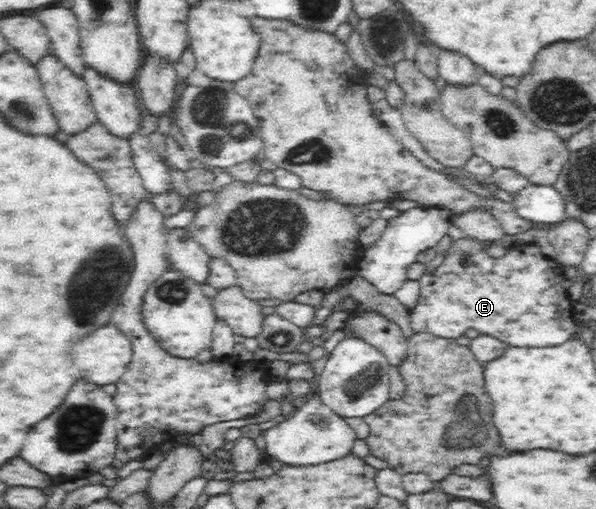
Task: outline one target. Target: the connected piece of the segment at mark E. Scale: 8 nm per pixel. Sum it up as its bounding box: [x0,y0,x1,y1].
[408,239,576,348]

